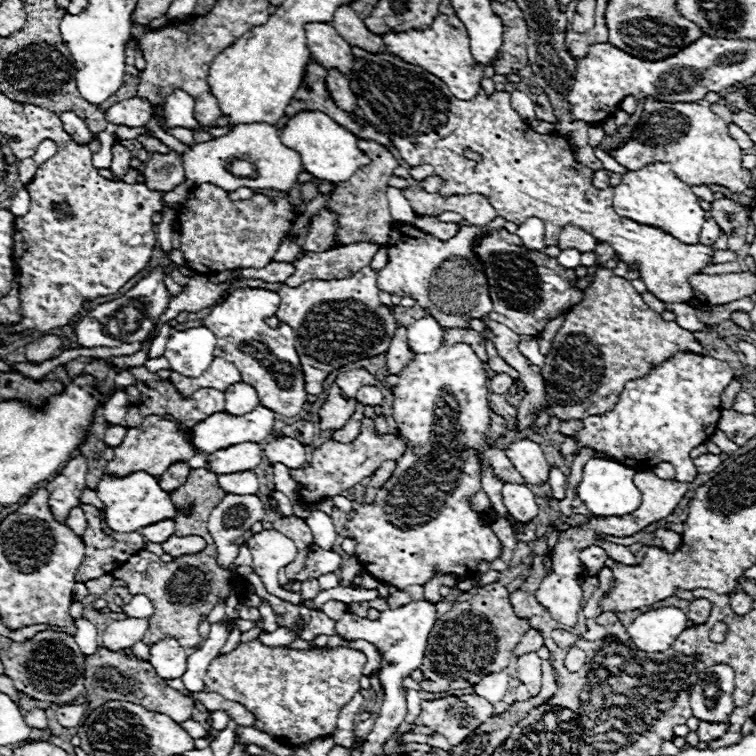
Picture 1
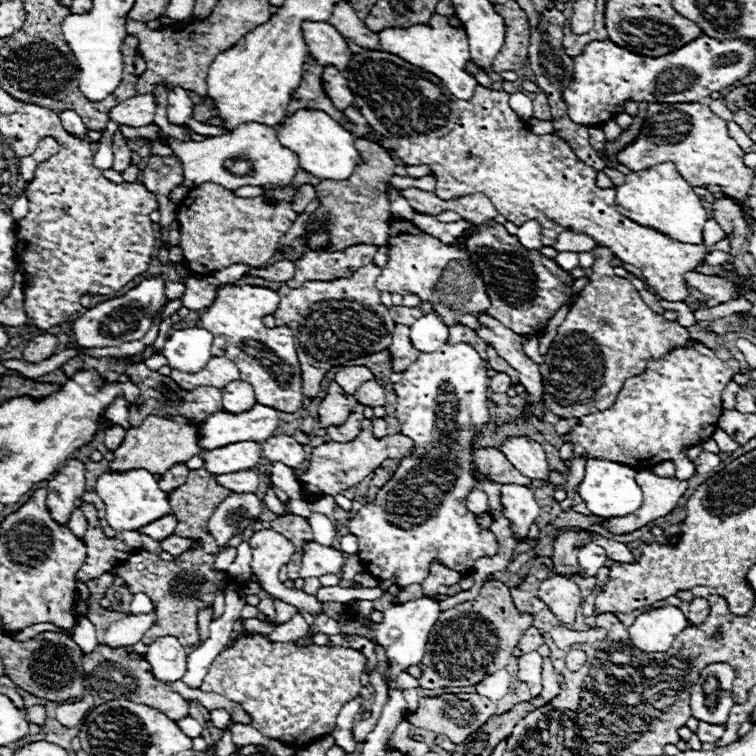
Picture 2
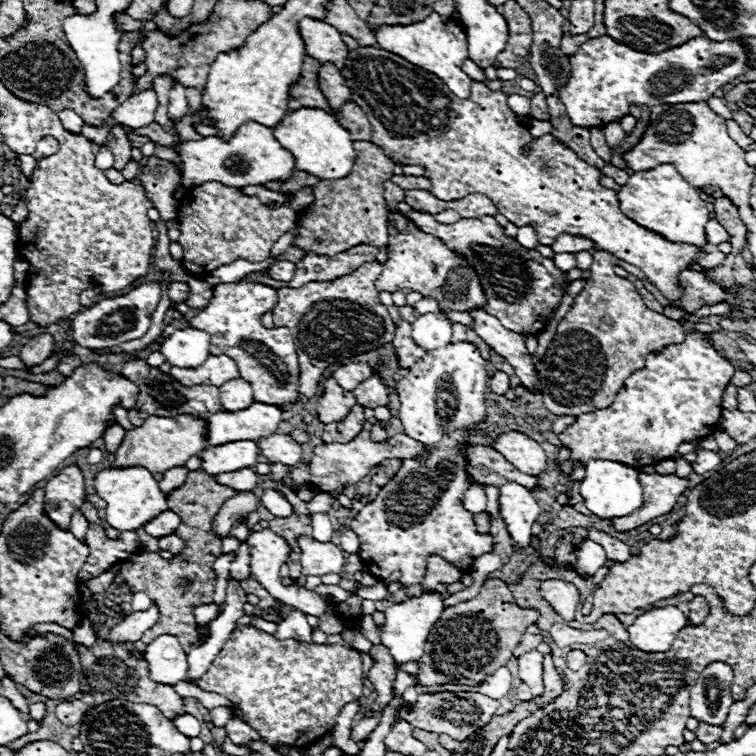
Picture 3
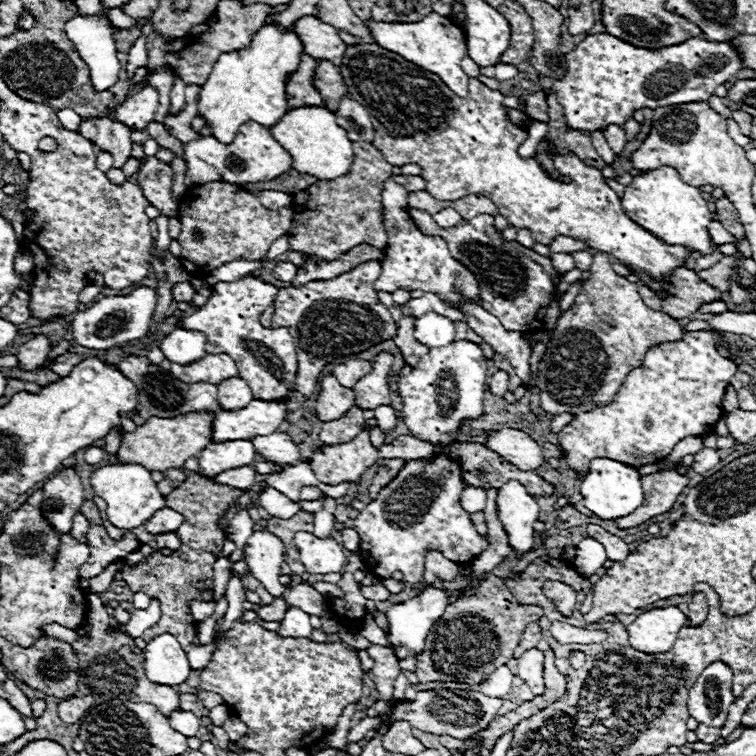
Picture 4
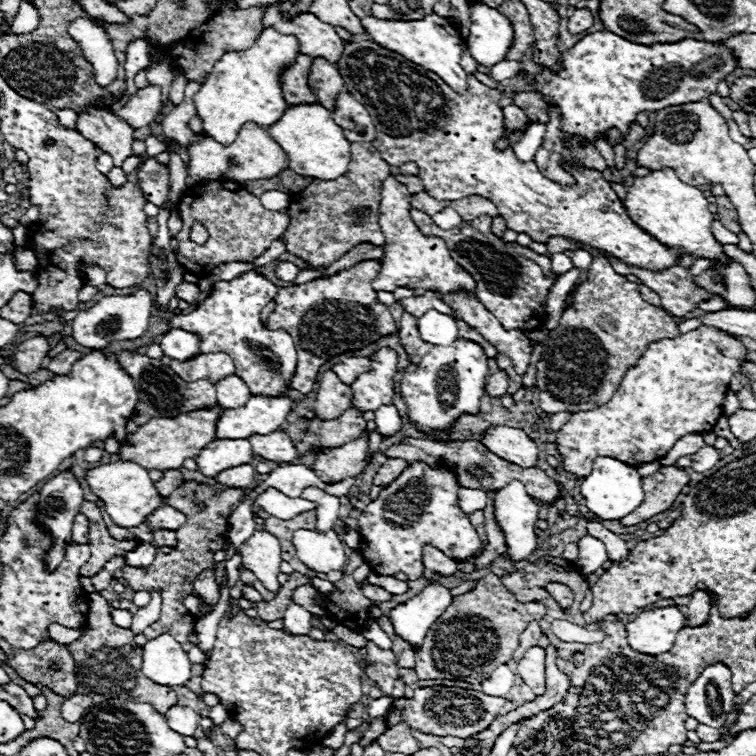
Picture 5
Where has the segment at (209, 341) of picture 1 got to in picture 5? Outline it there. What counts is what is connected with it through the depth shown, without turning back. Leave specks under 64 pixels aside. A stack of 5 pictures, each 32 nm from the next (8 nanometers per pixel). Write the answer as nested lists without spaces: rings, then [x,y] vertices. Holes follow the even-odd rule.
[[[170,330],[162,336],[160,348],[164,350],[166,356],[176,358],[176,360],[186,360],[196,354],[200,354],[198,348],[198,336],[190,334],[186,330]]]

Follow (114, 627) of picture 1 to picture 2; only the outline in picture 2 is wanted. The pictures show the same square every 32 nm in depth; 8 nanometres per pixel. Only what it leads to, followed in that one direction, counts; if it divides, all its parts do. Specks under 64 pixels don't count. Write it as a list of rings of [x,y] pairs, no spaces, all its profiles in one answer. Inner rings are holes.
[[[154,610],[148,614],[138,614],[138,616],[126,616],[120,622],[114,622],[106,634],[104,634],[104,642],[108,646],[128,646],[128,644],[136,644],[138,640],[142,640],[144,632],[154,624]]]

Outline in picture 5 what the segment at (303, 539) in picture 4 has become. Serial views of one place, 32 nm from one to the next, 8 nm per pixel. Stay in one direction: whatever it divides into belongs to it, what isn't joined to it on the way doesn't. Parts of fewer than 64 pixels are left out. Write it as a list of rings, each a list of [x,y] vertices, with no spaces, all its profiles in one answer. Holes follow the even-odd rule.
[[[296,530],[292,542],[298,560],[316,572],[342,570],[348,562],[346,546],[334,530]]]

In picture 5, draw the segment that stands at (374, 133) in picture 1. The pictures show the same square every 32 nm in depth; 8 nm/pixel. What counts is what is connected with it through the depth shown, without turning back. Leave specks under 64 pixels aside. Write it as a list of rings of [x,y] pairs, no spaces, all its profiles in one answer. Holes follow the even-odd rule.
[[[298,52],[296,62],[280,74],[282,92],[284,92],[284,98],[288,104],[314,104],[314,102],[318,102],[314,98],[312,90],[306,86],[310,64],[312,64],[312,58]]]

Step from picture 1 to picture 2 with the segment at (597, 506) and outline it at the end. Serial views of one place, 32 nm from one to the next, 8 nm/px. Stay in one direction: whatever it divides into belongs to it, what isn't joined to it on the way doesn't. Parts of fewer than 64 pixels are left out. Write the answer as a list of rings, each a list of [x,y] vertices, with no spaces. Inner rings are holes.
[[[590,458],[586,462],[586,474],[584,480],[578,486],[578,494],[584,500],[586,508],[600,518],[612,518],[612,516],[628,516],[642,504],[642,490],[636,484],[638,470],[610,460],[594,460]]]

